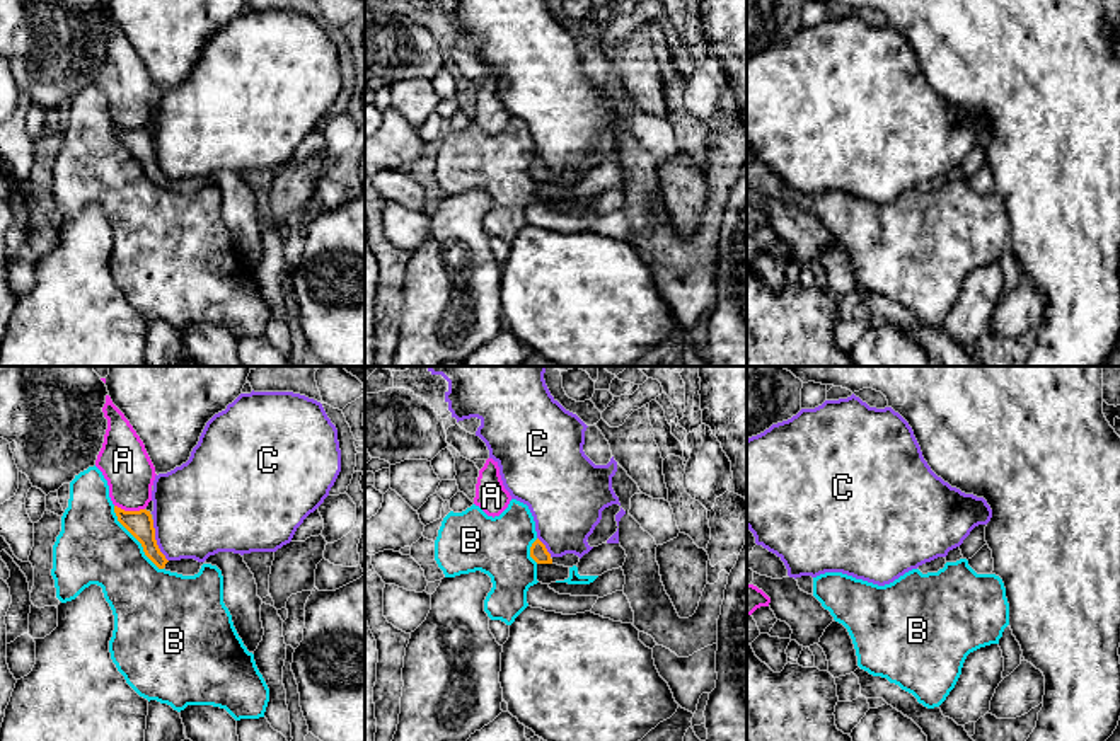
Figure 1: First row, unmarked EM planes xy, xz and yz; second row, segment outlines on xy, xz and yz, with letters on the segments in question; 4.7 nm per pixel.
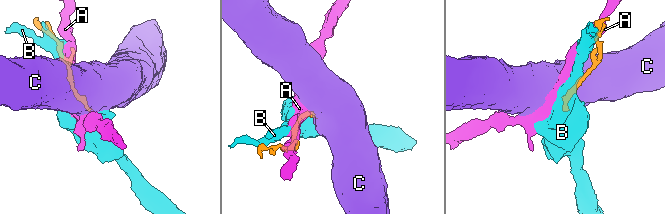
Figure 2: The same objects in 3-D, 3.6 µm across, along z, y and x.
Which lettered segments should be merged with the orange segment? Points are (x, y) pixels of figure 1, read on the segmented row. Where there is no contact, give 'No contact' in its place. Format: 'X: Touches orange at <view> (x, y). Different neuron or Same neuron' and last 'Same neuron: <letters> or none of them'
A: Touches orange at xy (130, 511). Different neuron
B: Touches orange at xy (135, 537). Different neuron
C: Touches orange at xy (155, 540). Different neuron
Same neuron: none of them

